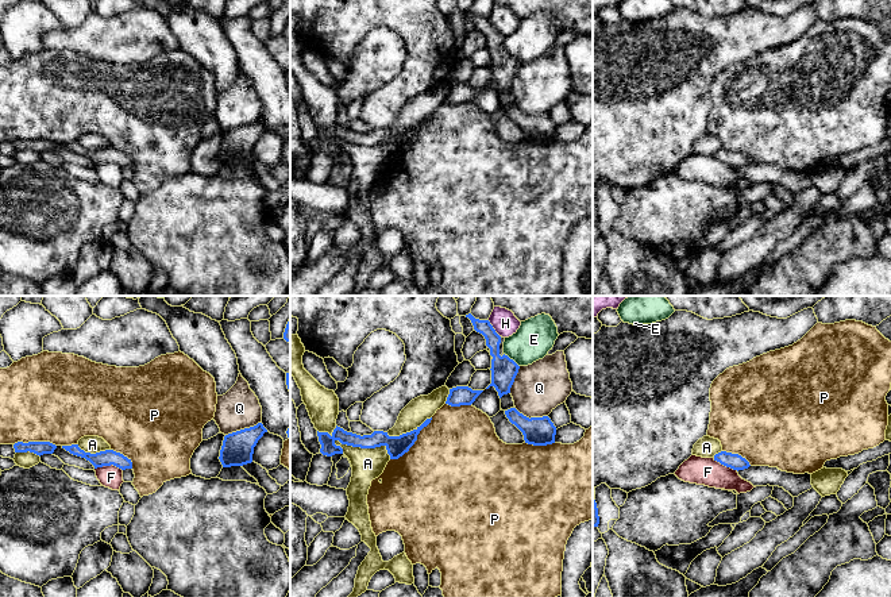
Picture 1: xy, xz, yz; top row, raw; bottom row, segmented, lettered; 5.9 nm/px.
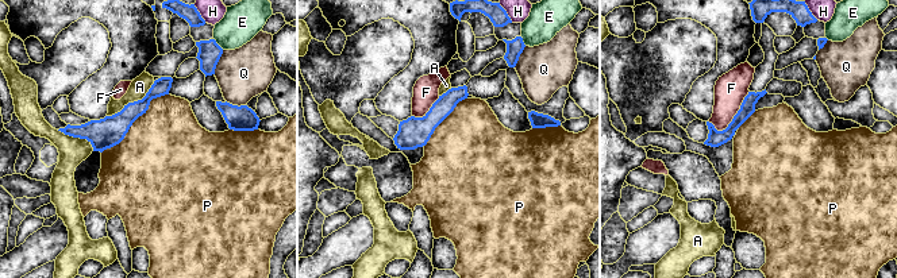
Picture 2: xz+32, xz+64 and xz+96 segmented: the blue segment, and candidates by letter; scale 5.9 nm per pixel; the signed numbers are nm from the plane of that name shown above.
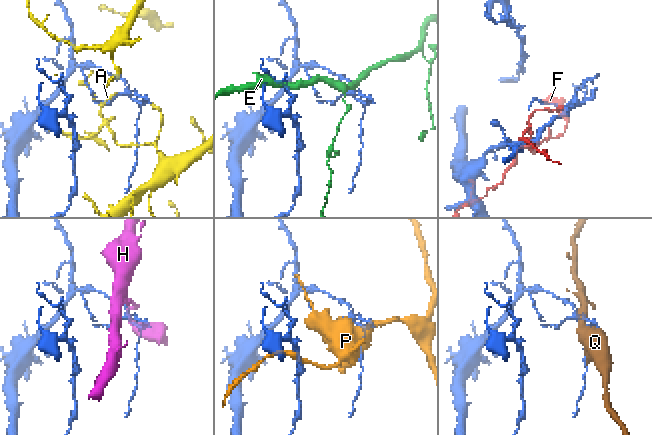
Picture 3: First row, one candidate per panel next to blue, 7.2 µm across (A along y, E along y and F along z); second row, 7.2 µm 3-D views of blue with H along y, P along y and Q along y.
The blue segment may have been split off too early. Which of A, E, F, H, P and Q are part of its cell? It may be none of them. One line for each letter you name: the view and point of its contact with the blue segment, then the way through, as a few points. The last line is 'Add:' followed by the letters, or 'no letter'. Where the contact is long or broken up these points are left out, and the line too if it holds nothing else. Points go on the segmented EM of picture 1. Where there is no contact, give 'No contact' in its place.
Add: no letter

